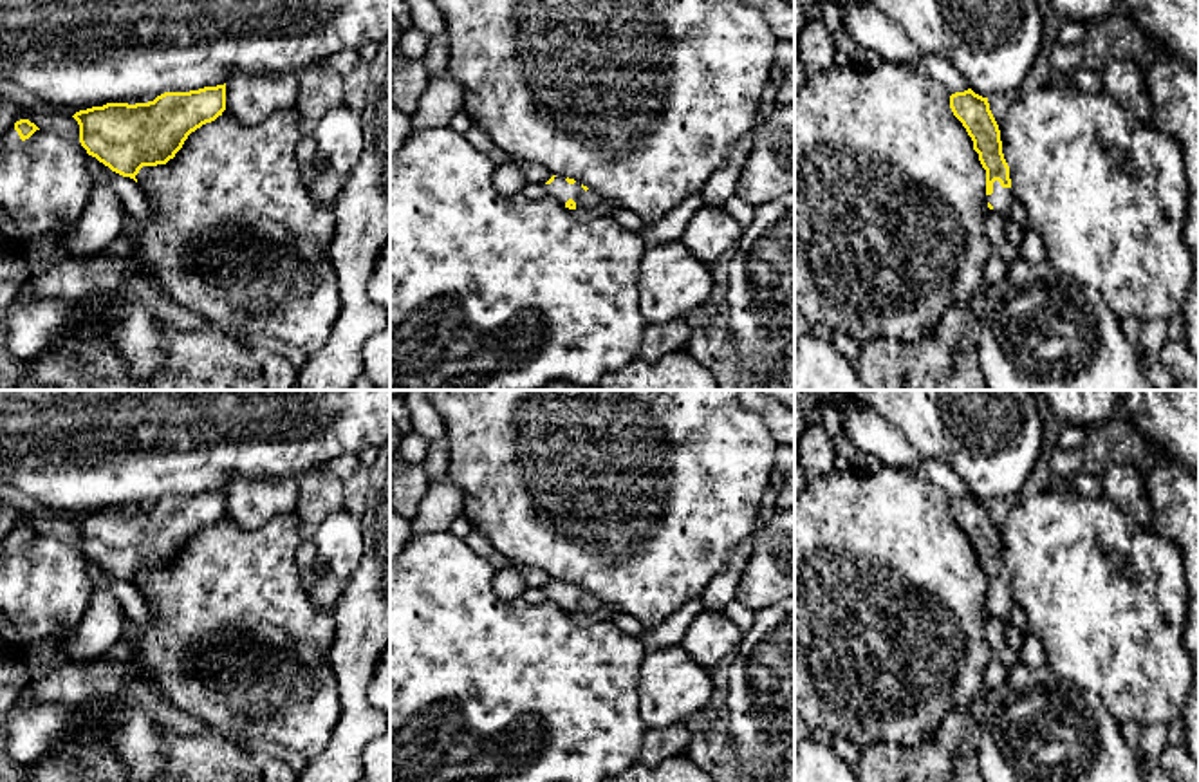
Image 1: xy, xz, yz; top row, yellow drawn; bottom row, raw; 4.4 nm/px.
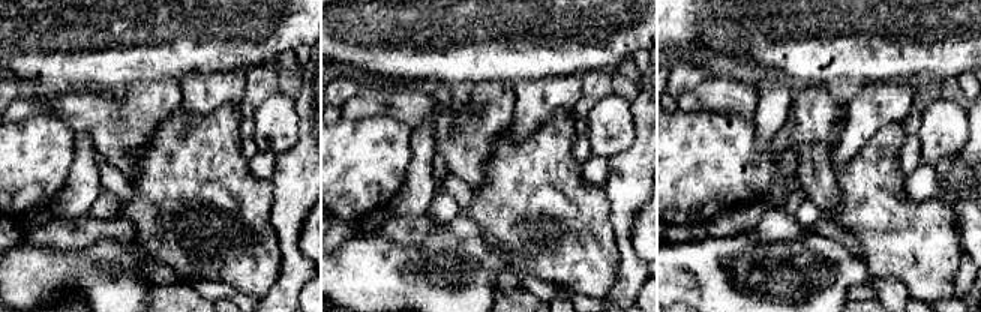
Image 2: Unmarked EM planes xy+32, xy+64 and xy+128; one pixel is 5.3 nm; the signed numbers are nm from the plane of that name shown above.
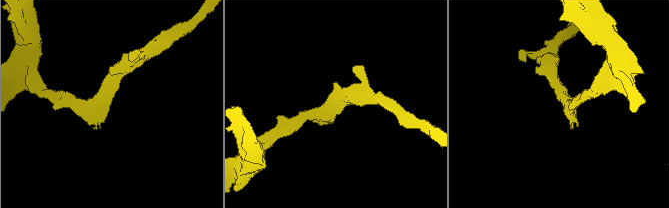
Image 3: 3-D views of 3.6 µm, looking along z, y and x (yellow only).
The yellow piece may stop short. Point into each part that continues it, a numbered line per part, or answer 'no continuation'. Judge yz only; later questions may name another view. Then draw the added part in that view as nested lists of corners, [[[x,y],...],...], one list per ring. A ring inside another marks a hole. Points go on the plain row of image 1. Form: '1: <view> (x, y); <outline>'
1: yz (1001, 604); [[[999,585],[993,587],[993,598],[986,600],[986,607],[993,610],[993,616],[1009,623],[1011,612],[1015,609],[1011,592],[1002,592]]]

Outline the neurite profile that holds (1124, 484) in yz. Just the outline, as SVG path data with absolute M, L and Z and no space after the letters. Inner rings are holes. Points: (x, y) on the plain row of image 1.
M1112 461L1094 470L1100 475L1103 497L1143 527L1150 527L1152 502L1139 468Z

